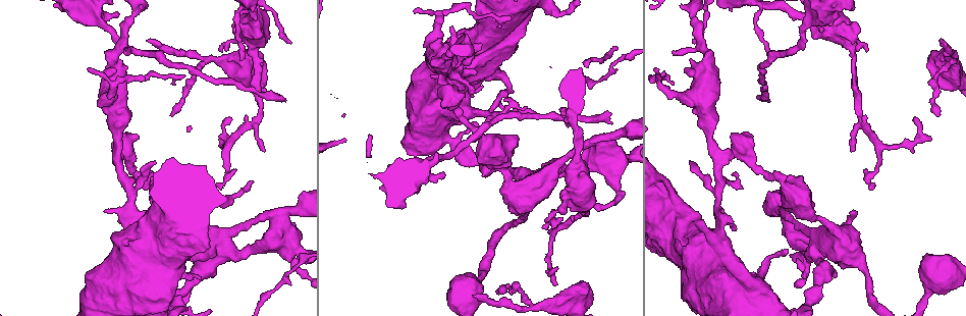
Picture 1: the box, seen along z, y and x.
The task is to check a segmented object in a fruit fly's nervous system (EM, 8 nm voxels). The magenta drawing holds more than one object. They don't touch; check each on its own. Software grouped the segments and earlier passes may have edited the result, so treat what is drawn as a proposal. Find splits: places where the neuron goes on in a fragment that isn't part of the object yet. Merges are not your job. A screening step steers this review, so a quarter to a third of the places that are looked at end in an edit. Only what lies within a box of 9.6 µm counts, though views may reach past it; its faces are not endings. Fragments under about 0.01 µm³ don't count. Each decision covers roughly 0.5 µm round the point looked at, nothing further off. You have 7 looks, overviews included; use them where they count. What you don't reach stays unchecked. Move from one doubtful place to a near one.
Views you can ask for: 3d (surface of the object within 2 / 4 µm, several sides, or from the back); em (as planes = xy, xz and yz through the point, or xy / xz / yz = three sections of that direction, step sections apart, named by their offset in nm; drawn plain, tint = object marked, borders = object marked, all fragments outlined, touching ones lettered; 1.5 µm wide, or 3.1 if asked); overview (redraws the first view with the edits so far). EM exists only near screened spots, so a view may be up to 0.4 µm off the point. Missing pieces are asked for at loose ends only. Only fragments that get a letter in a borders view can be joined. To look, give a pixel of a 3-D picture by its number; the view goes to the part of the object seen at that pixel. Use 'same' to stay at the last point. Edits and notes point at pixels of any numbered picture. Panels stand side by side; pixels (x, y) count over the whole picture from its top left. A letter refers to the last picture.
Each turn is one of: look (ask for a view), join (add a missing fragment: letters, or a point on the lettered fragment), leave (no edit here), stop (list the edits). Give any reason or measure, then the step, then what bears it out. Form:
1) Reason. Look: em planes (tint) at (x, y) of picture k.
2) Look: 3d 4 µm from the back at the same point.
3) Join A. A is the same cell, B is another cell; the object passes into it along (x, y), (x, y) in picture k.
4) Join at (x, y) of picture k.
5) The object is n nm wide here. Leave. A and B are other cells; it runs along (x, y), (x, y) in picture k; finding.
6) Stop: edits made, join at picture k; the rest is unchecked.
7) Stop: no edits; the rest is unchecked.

Free end. Look: em xy step 8 (borders) at (476, 70) of picture 1.

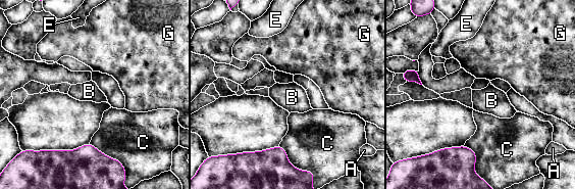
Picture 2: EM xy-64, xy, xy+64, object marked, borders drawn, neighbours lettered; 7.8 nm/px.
Look: em planes (borders) at the same point.

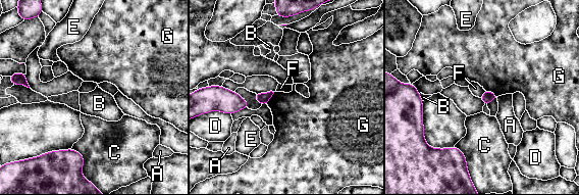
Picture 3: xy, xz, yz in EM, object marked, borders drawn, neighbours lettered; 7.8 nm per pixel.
Leave. A, B, C, D, E, F and G are other cells; a border runs along (484, 90), (479, 97) in picture 3; none of them fits.

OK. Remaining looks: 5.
Thin end. Look: em planes (plain) at (786, 251) of picture 1.

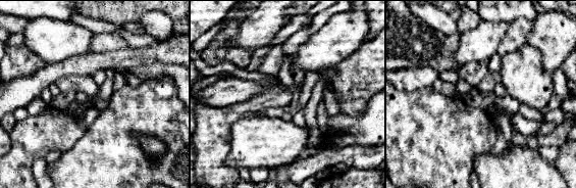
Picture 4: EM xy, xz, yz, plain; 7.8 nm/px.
Where the object lies. Look: em planes (tint) at the same point.

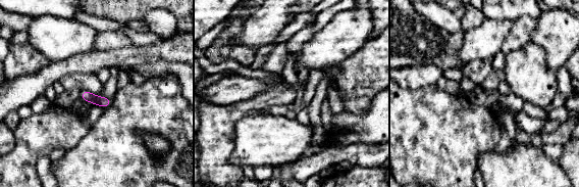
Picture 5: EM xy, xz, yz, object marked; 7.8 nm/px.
Look: em planes (borders) at the same point.

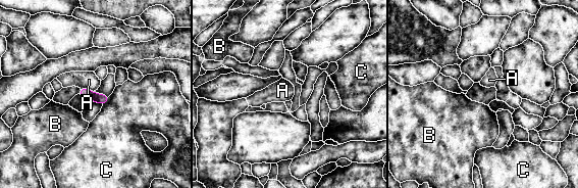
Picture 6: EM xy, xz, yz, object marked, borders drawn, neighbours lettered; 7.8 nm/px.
Leave. A, B and C are other cells; a border runs along (80, 87), (86, 87), (93, 91) in picture 6; no lettered fragment goes on from it.

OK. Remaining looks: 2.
Free end. Look: 3d 2 µm from the back at (148, 40) of picture 1.

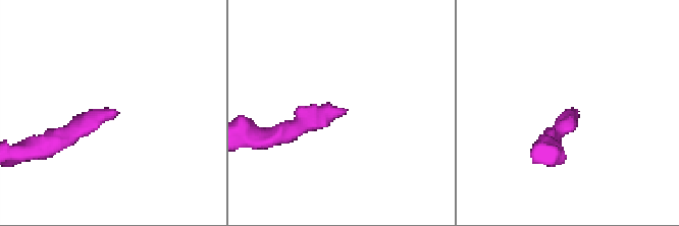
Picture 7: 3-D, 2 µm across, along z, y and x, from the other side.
Shape alone is not enough. Look: em planes (borders) at (570, 110) of picture 7.

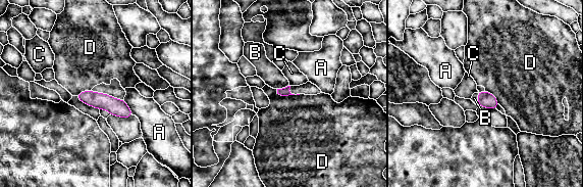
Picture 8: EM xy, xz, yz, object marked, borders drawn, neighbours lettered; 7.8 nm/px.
Join B. B is the same cell, A, C and D are other cells; it goes on there.

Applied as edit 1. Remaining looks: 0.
Stop: edits made, join at picture 8; the rest is unchecked.

